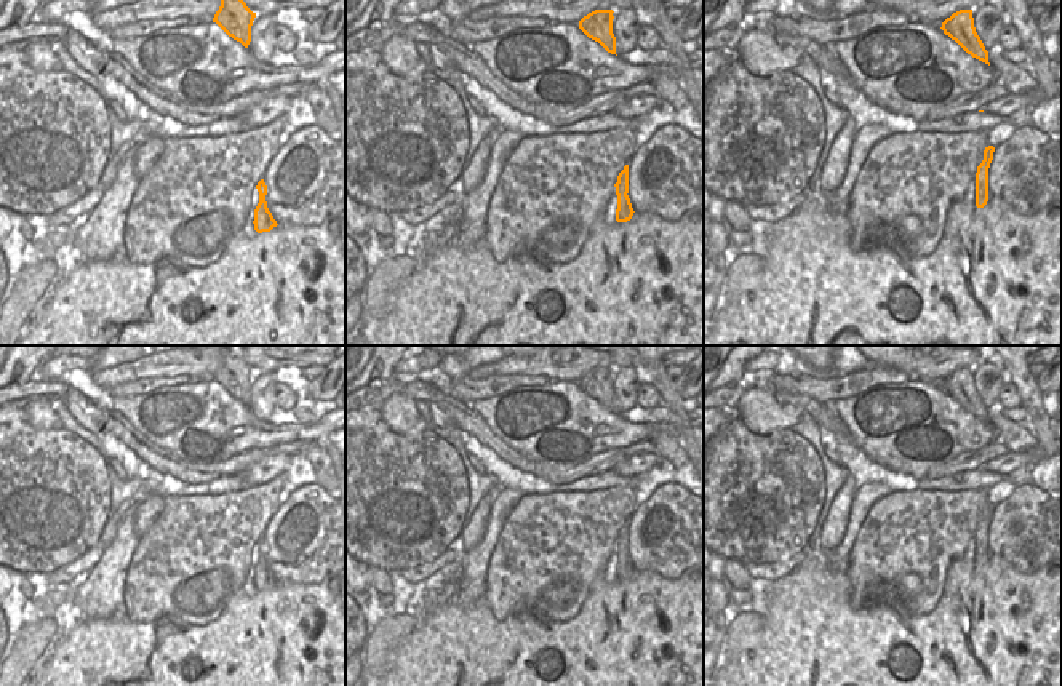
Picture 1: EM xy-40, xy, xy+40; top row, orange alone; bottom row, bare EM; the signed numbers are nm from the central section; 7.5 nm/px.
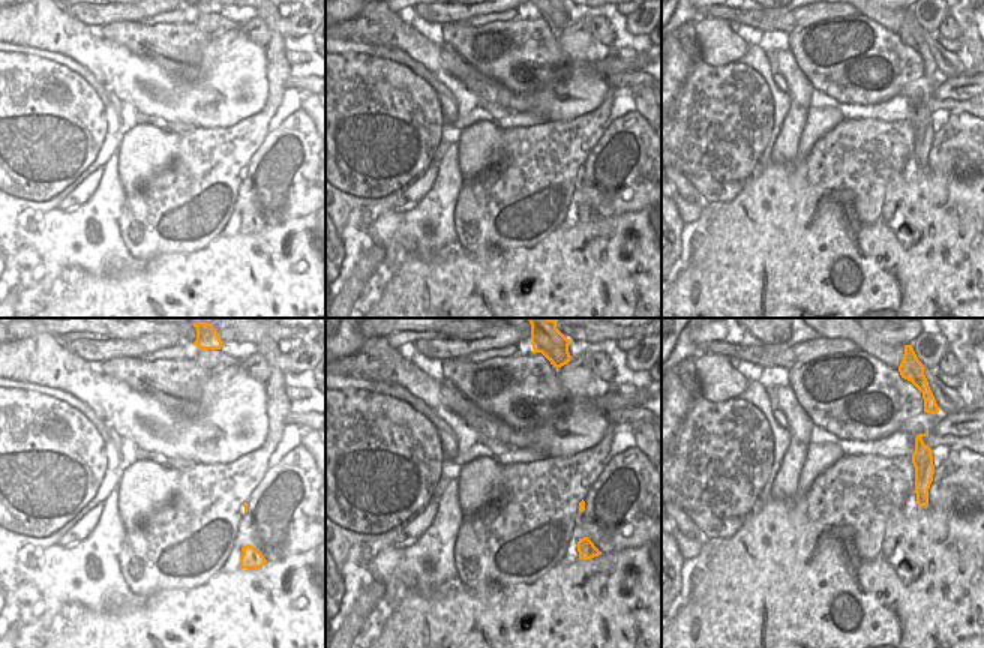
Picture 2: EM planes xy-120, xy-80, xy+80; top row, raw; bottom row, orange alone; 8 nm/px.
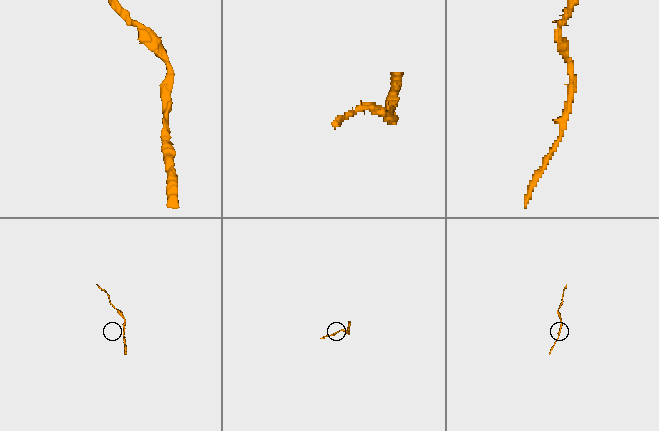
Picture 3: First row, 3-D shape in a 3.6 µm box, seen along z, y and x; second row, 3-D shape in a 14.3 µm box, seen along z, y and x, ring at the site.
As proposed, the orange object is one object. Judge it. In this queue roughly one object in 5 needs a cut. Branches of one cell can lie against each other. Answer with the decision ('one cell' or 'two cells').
one cell

